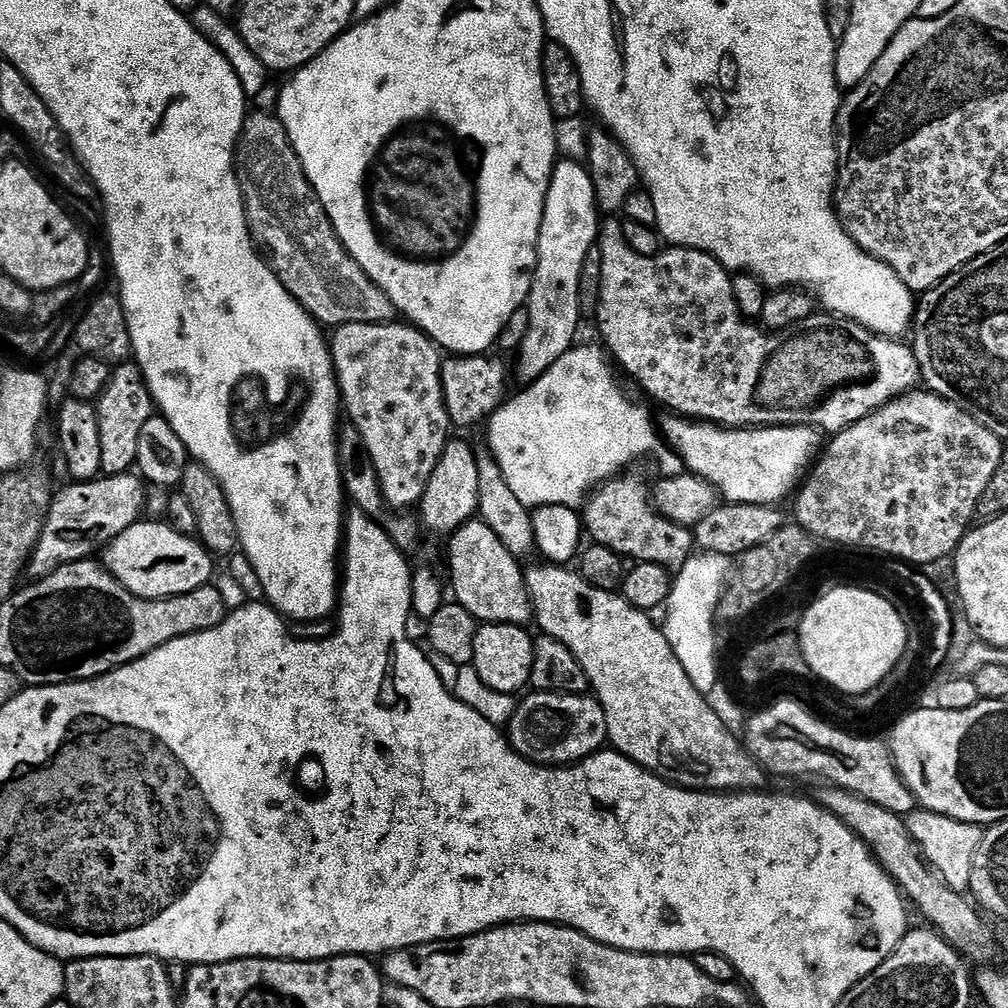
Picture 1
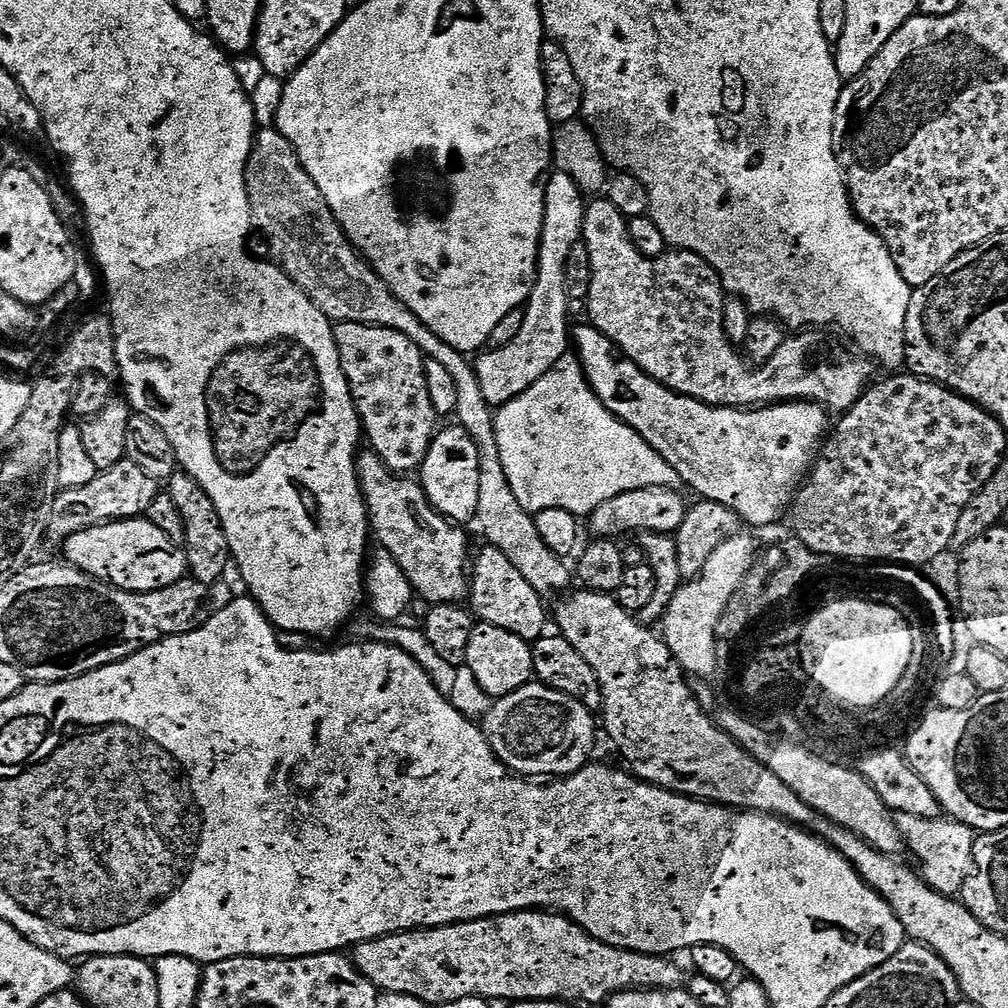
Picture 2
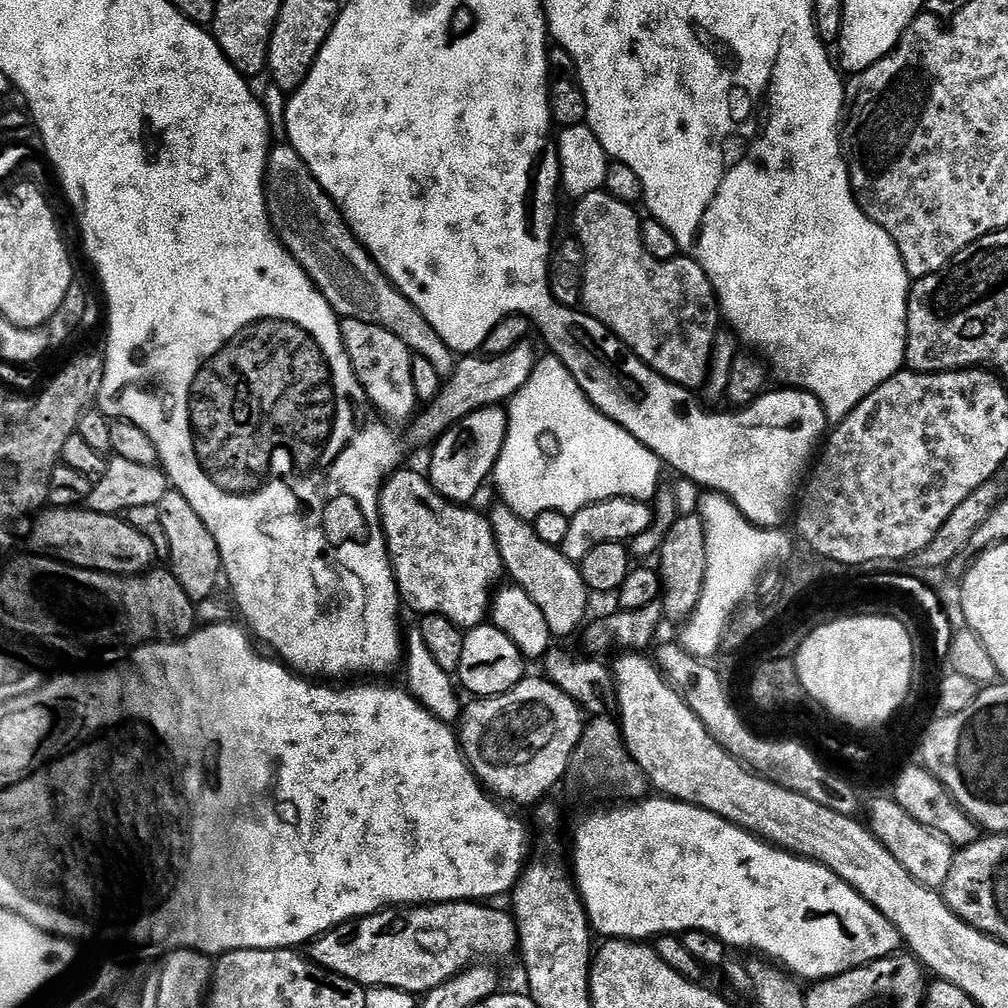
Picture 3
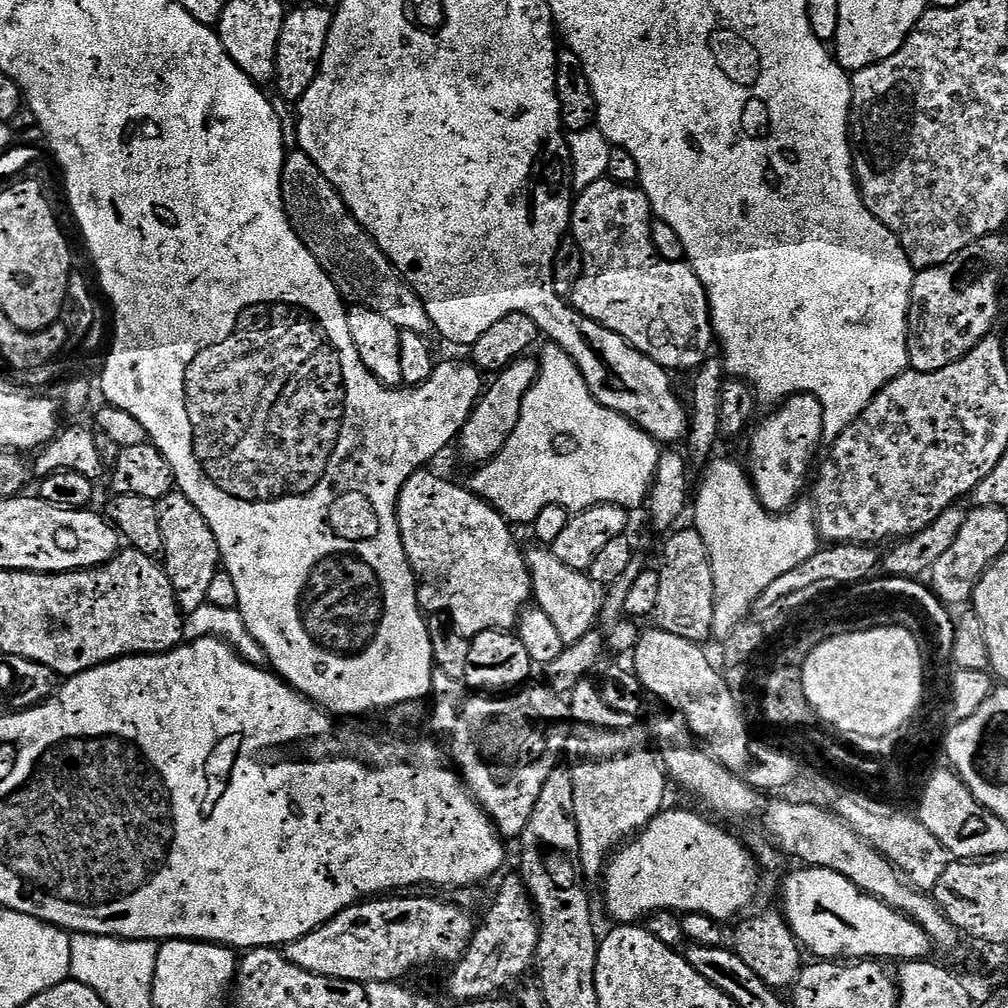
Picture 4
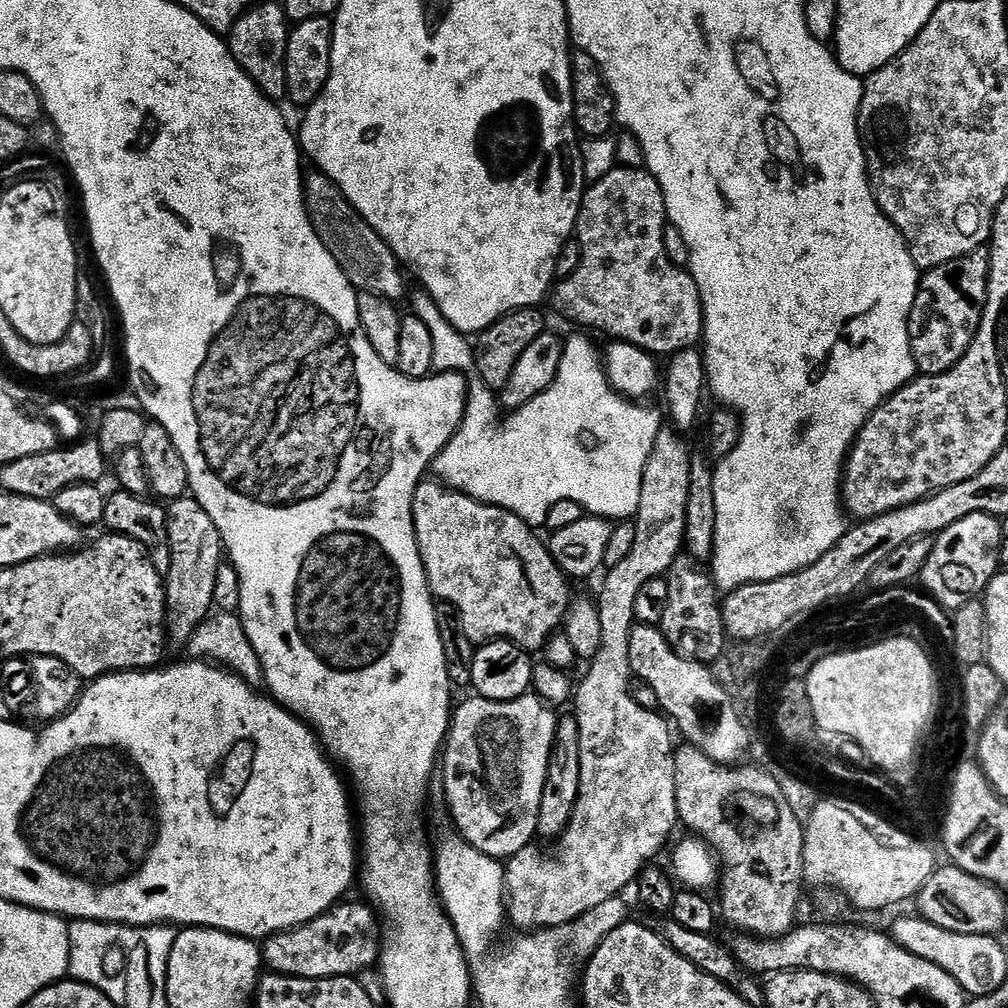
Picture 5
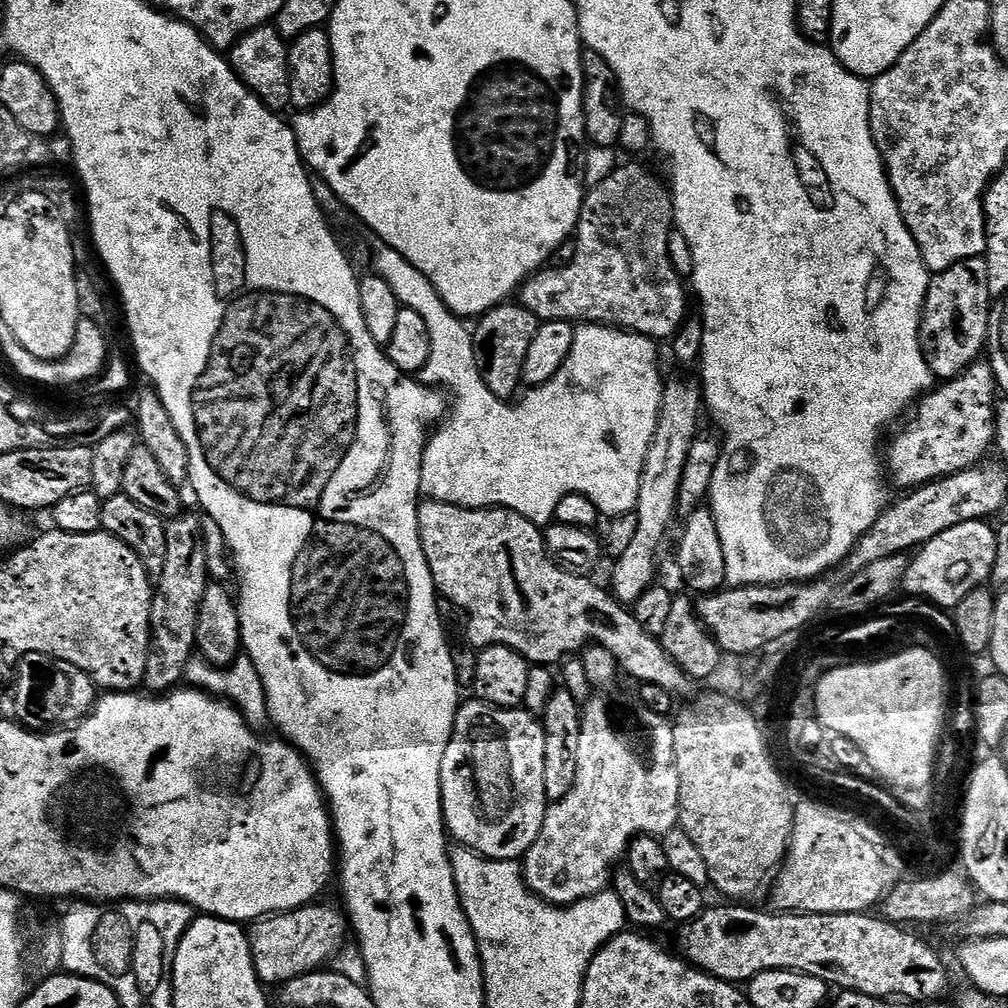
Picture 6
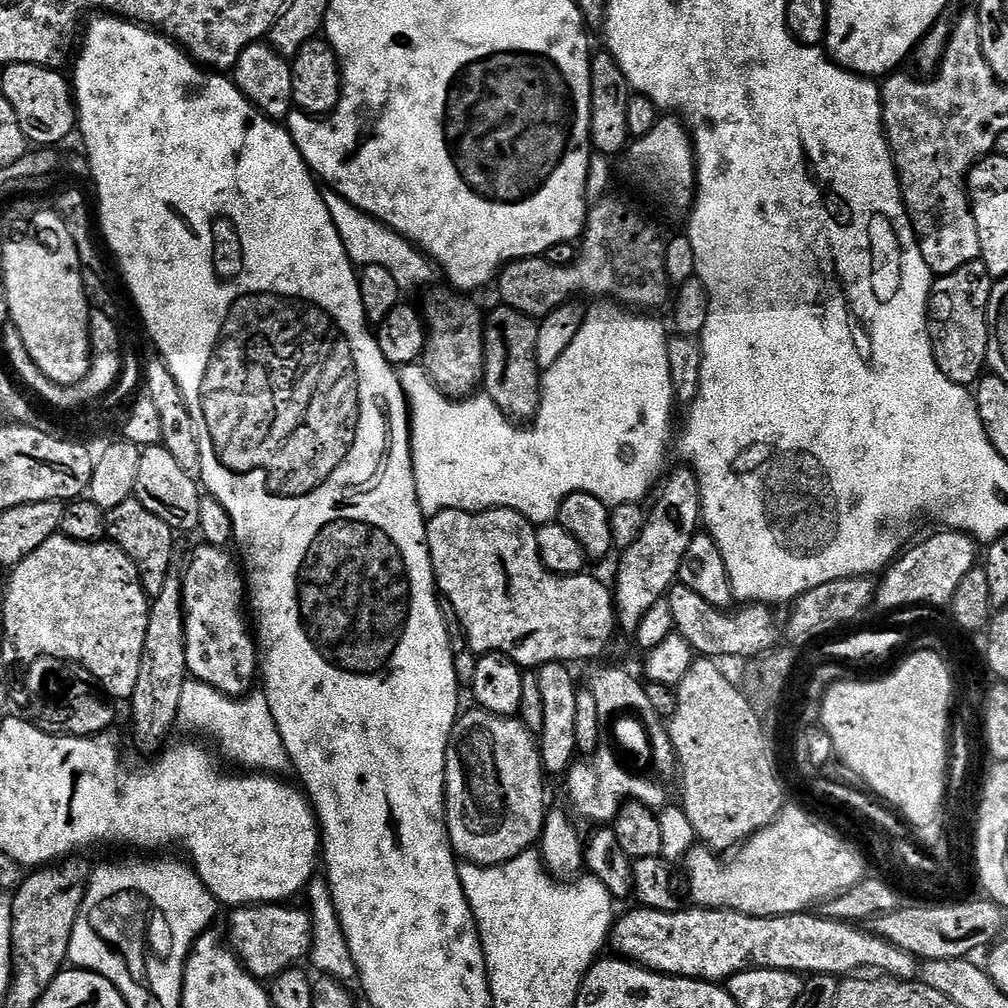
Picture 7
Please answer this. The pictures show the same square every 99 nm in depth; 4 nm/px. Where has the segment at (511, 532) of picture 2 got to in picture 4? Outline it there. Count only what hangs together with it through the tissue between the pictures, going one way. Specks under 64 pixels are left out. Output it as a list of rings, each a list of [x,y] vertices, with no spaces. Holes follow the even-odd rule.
[[[293,150],[284,158],[284,208],[288,211],[288,220],[298,238],[314,254],[314,258],[322,266],[322,270],[336,284],[336,289],[349,305],[378,310],[382,318],[394,322],[394,326],[401,332],[413,332],[419,336],[431,337],[434,329],[430,314],[426,314],[426,306],[418,298],[414,289],[404,281],[398,269],[388,261],[388,255],[372,240],[372,235],[358,223],[349,212],[344,199],[338,190],[318,170],[318,166],[306,153]],[[536,546],[533,552],[527,553],[528,569],[532,575],[532,586],[534,589],[534,600],[538,607],[545,612],[548,618],[554,622],[555,629],[558,630],[564,645],[573,644],[582,638],[586,638],[593,631],[592,628],[602,616],[602,596],[597,585],[593,584],[587,572],[579,572],[570,566],[565,566],[563,562],[558,562],[558,558],[544,546]]]

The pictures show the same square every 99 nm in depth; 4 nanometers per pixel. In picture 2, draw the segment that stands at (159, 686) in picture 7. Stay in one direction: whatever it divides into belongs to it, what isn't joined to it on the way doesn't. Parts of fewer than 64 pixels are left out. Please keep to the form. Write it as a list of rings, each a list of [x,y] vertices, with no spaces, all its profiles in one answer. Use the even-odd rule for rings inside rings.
[[[177,470],[167,480],[166,491],[170,497],[174,498],[174,503],[185,526],[186,542],[183,549],[188,554],[188,571],[191,579],[209,586],[223,581],[224,571],[230,568],[232,551],[226,542],[226,530],[222,530],[218,510],[214,510],[214,502],[210,502],[206,490],[198,486],[196,479],[183,470]]]

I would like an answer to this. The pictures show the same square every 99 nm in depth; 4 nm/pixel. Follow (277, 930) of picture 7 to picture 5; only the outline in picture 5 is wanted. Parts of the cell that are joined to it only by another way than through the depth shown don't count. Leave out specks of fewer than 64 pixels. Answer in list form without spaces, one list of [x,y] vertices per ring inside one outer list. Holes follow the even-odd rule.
[[[341,902],[318,918],[289,932],[267,937],[262,944],[262,960],[271,971],[281,976],[298,978],[330,978],[356,976],[377,967],[382,947],[382,924],[367,903]]]

